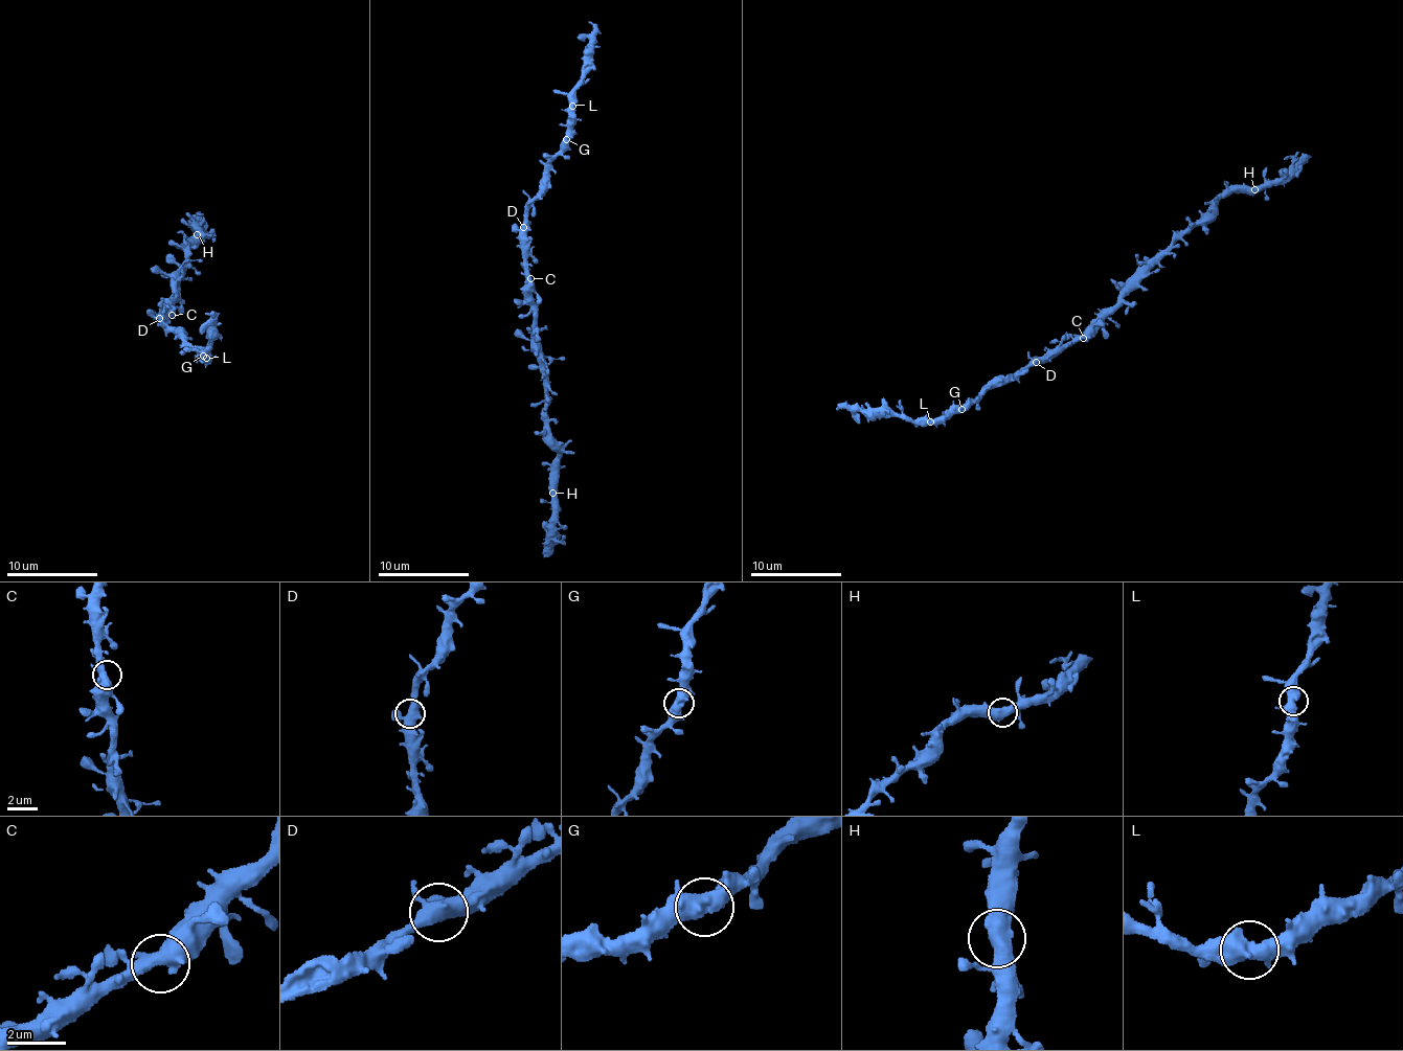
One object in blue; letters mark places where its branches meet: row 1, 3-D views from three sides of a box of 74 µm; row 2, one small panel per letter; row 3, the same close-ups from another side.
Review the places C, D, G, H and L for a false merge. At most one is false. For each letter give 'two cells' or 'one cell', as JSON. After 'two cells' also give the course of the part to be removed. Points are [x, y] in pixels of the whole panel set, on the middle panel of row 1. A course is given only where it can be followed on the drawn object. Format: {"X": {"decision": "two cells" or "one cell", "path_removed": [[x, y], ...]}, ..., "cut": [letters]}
{"C": {"decision": "one cell"}, "D": {"decision": "one cell"}, "G": {"decision": "one cell"}, "H": {"decision": "one cell"}, "L": {"decision": "one cell"}, "cut": []}

